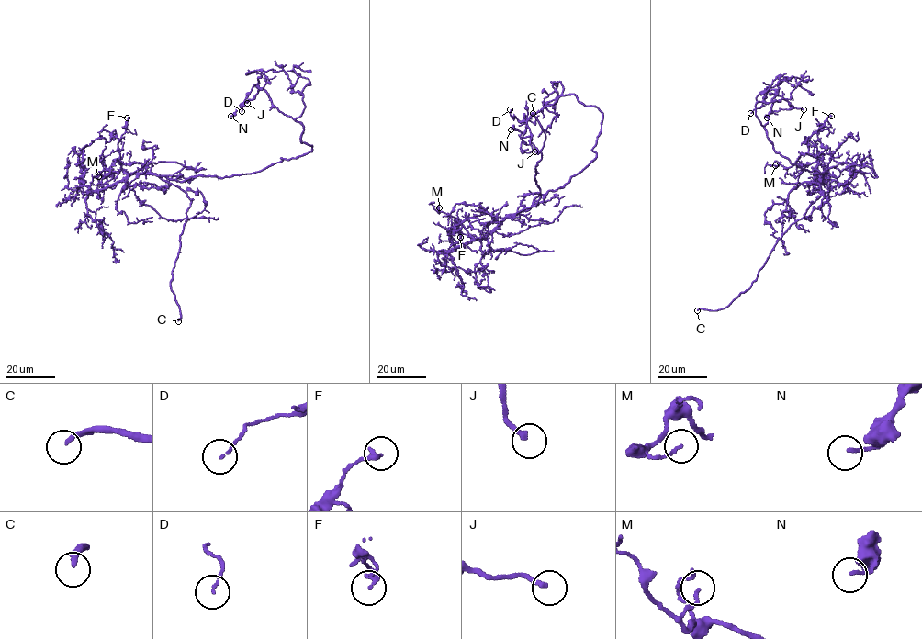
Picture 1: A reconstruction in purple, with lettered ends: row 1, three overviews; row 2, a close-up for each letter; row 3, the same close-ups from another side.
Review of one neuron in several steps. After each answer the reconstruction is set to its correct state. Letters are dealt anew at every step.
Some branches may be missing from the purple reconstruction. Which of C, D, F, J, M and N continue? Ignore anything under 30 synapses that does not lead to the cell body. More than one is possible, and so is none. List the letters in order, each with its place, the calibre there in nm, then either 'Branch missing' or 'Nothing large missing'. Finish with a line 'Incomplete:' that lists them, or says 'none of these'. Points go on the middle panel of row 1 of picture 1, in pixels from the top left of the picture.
C: Place: (533, 113). Thickness 200 nm. Branch missing
D: Place: (510, 109). Thickness 90 nm. Nothing large missing
F: Place: (460, 237). Thickness 190 nm. Nothing large missing
J: Place: (534, 151). Thickness 220 nm. Branch missing
M: Place: (439, 207). Thickness 120 nm. Nothing large missing
N: Place: (511, 129). Thickness 120 nm. Nothing large missing
Incomplete: C, J

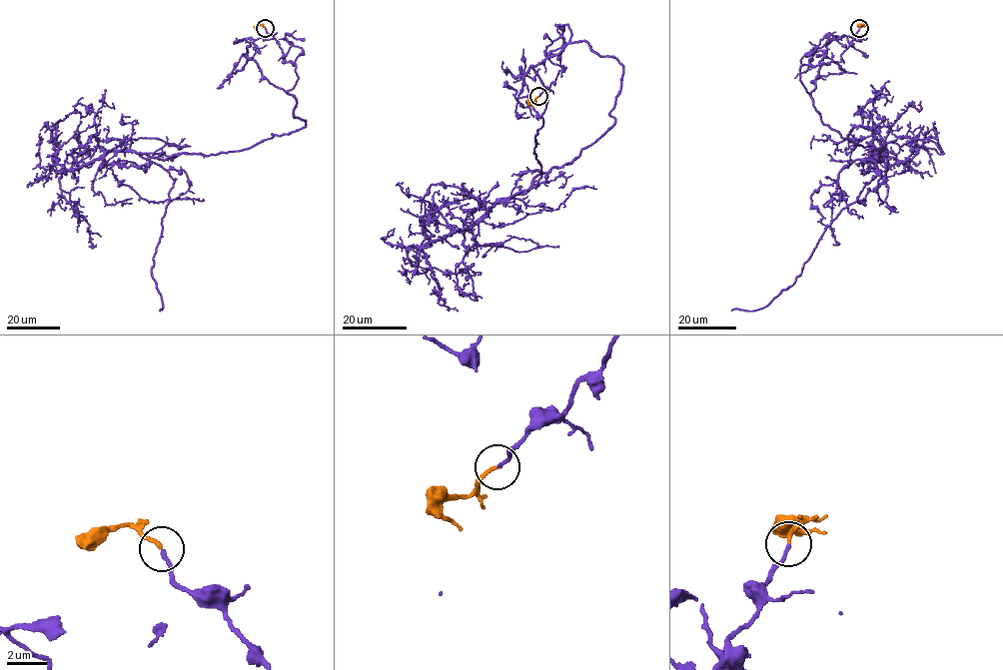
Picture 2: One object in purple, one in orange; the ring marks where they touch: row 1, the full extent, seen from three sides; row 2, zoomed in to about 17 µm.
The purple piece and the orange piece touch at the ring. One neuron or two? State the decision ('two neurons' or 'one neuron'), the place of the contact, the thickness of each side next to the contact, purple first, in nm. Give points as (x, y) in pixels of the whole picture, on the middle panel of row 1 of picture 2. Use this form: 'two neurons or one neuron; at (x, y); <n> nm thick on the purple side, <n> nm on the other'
one neuron; at (538, 96); 170 nm thick on the purple side, 170 nm on the other

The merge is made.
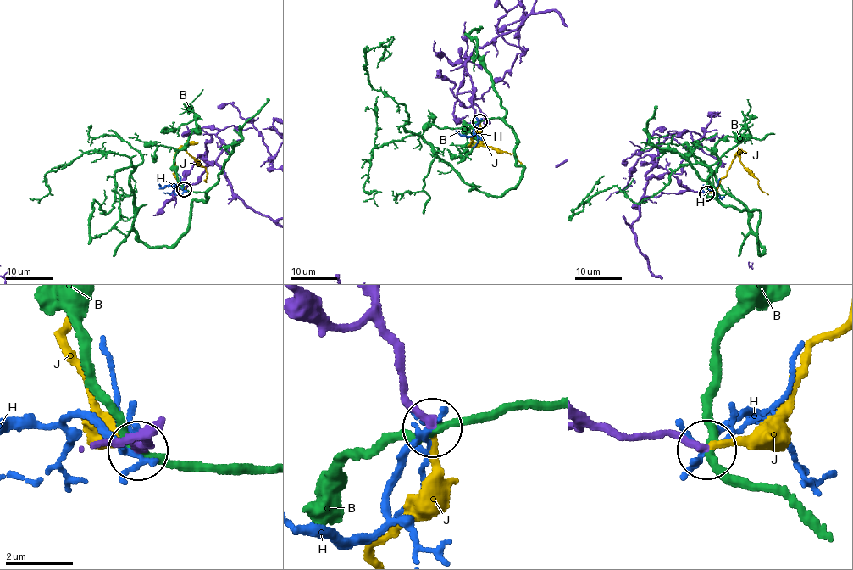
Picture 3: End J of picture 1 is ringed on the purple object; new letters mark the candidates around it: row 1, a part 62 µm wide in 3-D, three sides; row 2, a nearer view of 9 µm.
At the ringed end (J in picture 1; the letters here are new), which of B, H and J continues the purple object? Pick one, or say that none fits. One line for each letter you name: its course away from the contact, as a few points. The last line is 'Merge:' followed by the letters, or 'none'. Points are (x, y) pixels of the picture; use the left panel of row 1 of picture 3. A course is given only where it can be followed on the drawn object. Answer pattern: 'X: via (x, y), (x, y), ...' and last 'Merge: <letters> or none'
J: via (184, 188), (174, 173), (174, 154), (180, 148), (204, 167), (206, 182)
Merge: J

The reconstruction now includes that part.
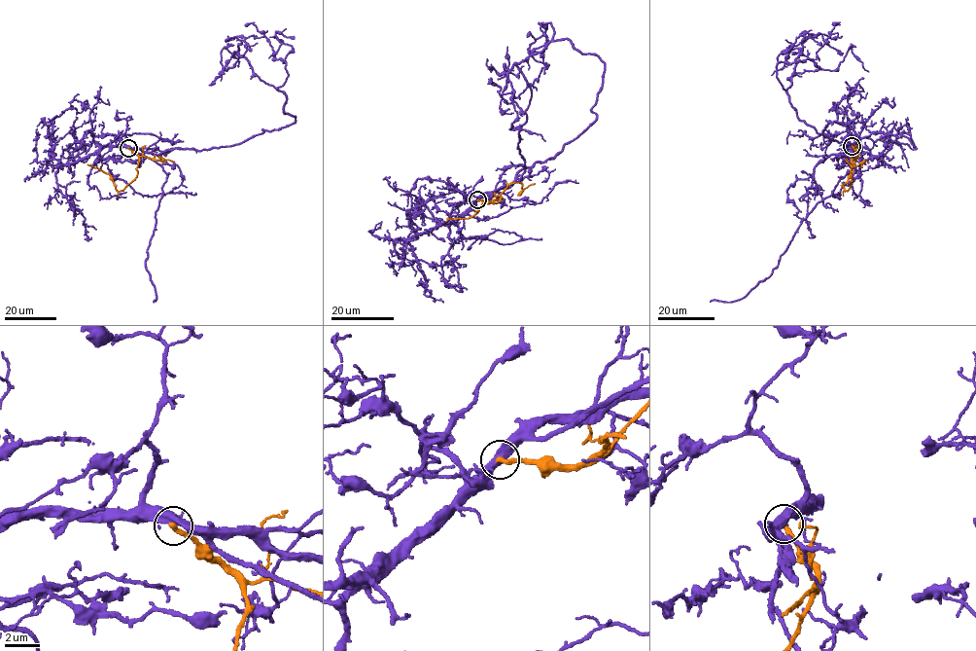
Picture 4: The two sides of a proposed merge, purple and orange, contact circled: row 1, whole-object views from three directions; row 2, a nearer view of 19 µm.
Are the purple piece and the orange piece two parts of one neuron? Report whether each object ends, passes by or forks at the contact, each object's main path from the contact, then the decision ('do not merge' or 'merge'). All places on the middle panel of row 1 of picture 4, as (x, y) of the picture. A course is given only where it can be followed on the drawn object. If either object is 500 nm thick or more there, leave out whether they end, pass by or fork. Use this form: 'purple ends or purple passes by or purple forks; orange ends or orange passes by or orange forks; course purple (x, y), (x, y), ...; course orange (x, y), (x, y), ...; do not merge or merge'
course purple (477, 199), (559, 154), (595, 120), (605, 64), (567, 39), (508, 74), (517, 118), (509, 129), (545, 141); course orange (477, 199), (492, 200), (497, 198), (496, 196), (502, 196), (499, 201), (483, 203), (472, 216), (446, 221); do not merge

